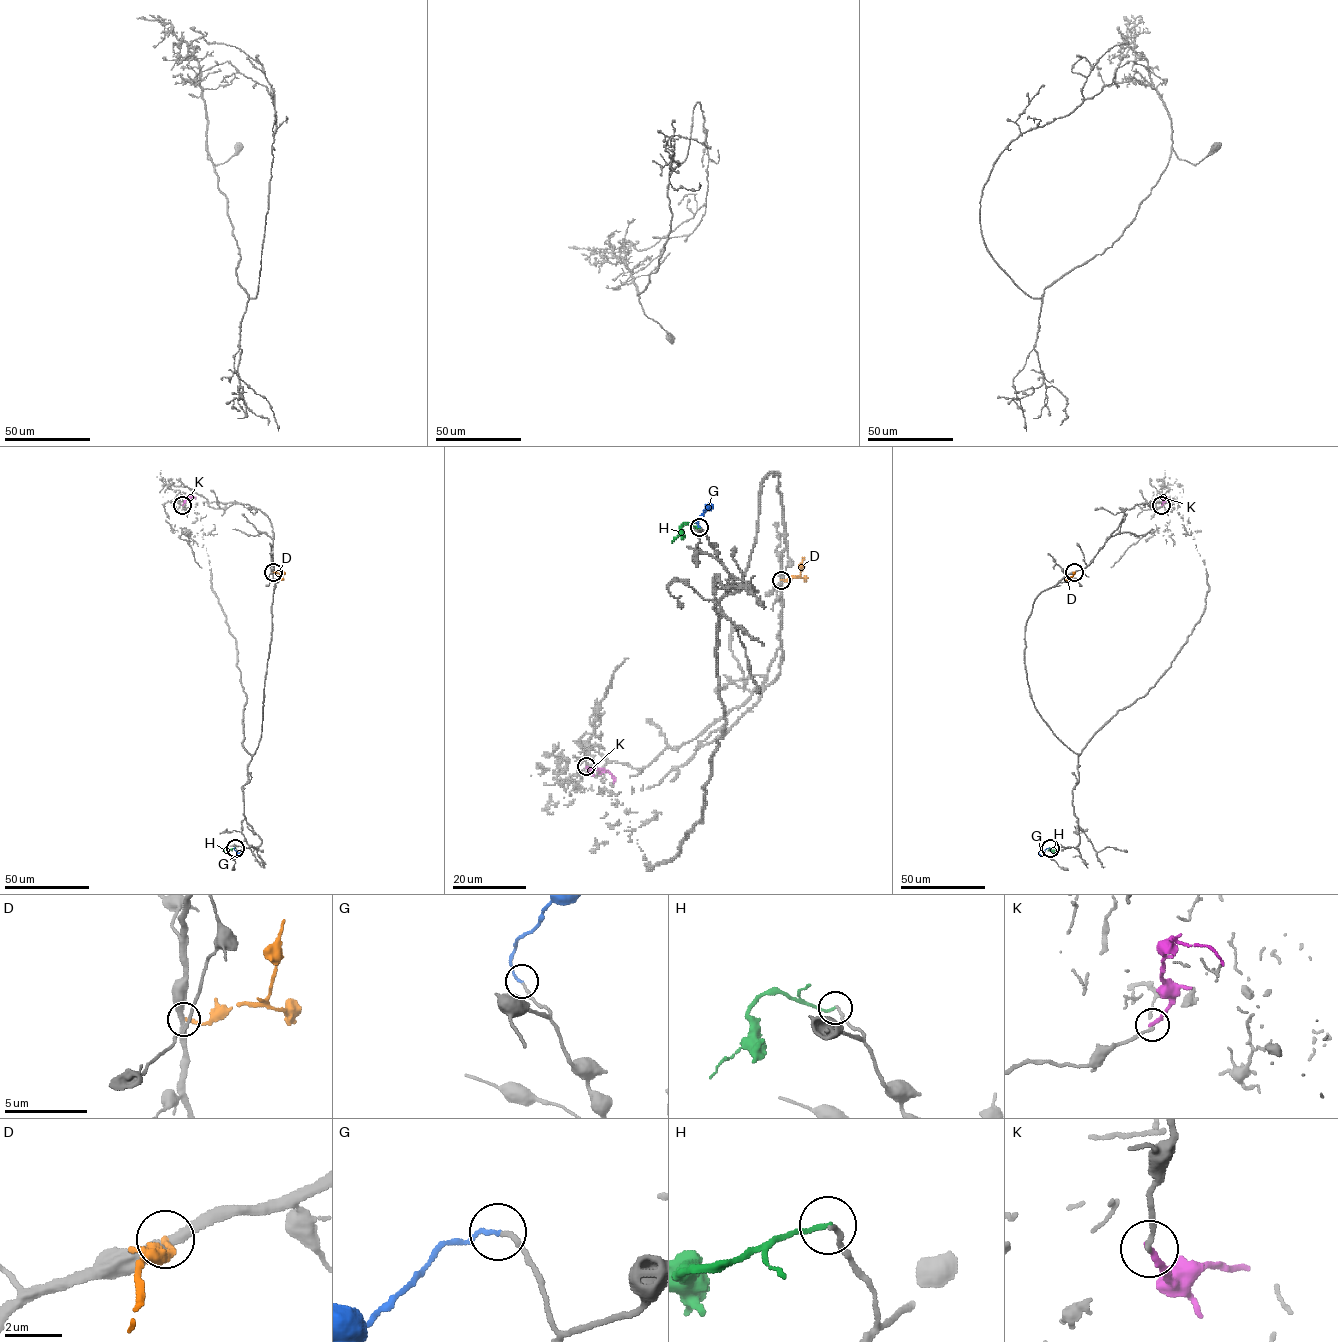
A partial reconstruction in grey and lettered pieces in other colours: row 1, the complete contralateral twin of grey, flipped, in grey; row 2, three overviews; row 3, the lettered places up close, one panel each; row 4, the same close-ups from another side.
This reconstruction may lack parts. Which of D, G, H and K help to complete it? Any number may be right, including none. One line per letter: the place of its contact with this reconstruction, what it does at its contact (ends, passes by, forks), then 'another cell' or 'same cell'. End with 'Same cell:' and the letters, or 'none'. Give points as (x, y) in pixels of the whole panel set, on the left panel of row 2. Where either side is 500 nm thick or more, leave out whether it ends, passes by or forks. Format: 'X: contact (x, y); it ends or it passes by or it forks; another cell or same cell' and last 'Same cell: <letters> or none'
D: contact (273, 572); it ends; another cell
G: contact (235, 848); it ends; same cell
H: contact (235, 848); it ends; another cell
K: contact (182, 505); it ends; another cell
Same cell: G

